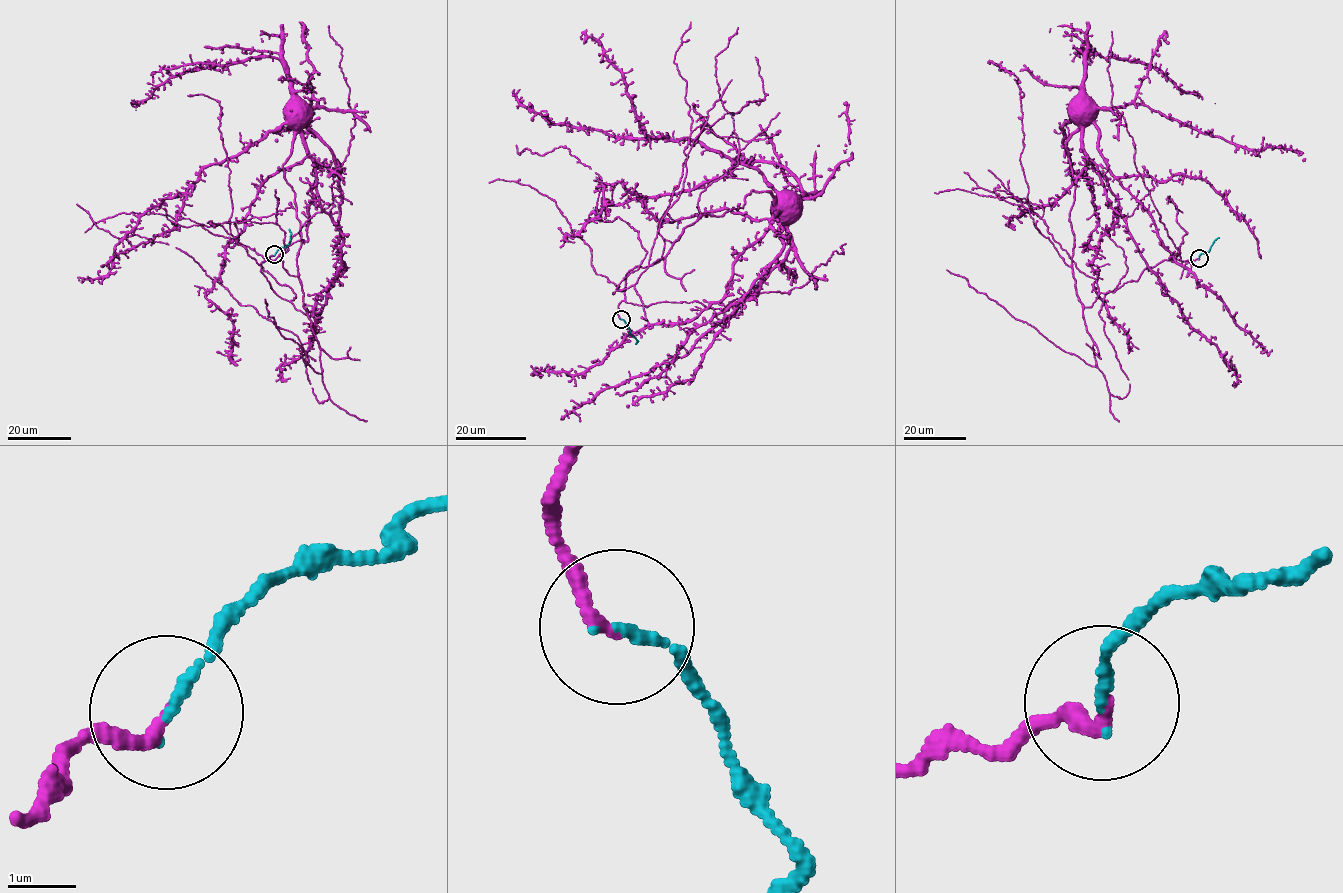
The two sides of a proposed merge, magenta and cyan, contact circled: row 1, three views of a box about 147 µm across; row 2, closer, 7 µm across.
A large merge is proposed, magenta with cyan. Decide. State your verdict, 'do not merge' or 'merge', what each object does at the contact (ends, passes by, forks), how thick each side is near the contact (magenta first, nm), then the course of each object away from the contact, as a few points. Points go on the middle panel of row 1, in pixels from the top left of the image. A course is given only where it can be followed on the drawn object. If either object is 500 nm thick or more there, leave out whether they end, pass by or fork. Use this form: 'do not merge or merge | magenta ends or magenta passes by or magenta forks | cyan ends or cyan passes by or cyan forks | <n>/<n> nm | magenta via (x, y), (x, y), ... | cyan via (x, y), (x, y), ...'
merge | magenta ends | cyan ends | 190/140 nm | magenta via (620, 319), (622, 300), (646, 306), (697, 301), (721, 308), (753, 294), (785, 246), (780, 222), (792, 198) | cyan via (620, 319), (637, 340), (635, 344)

